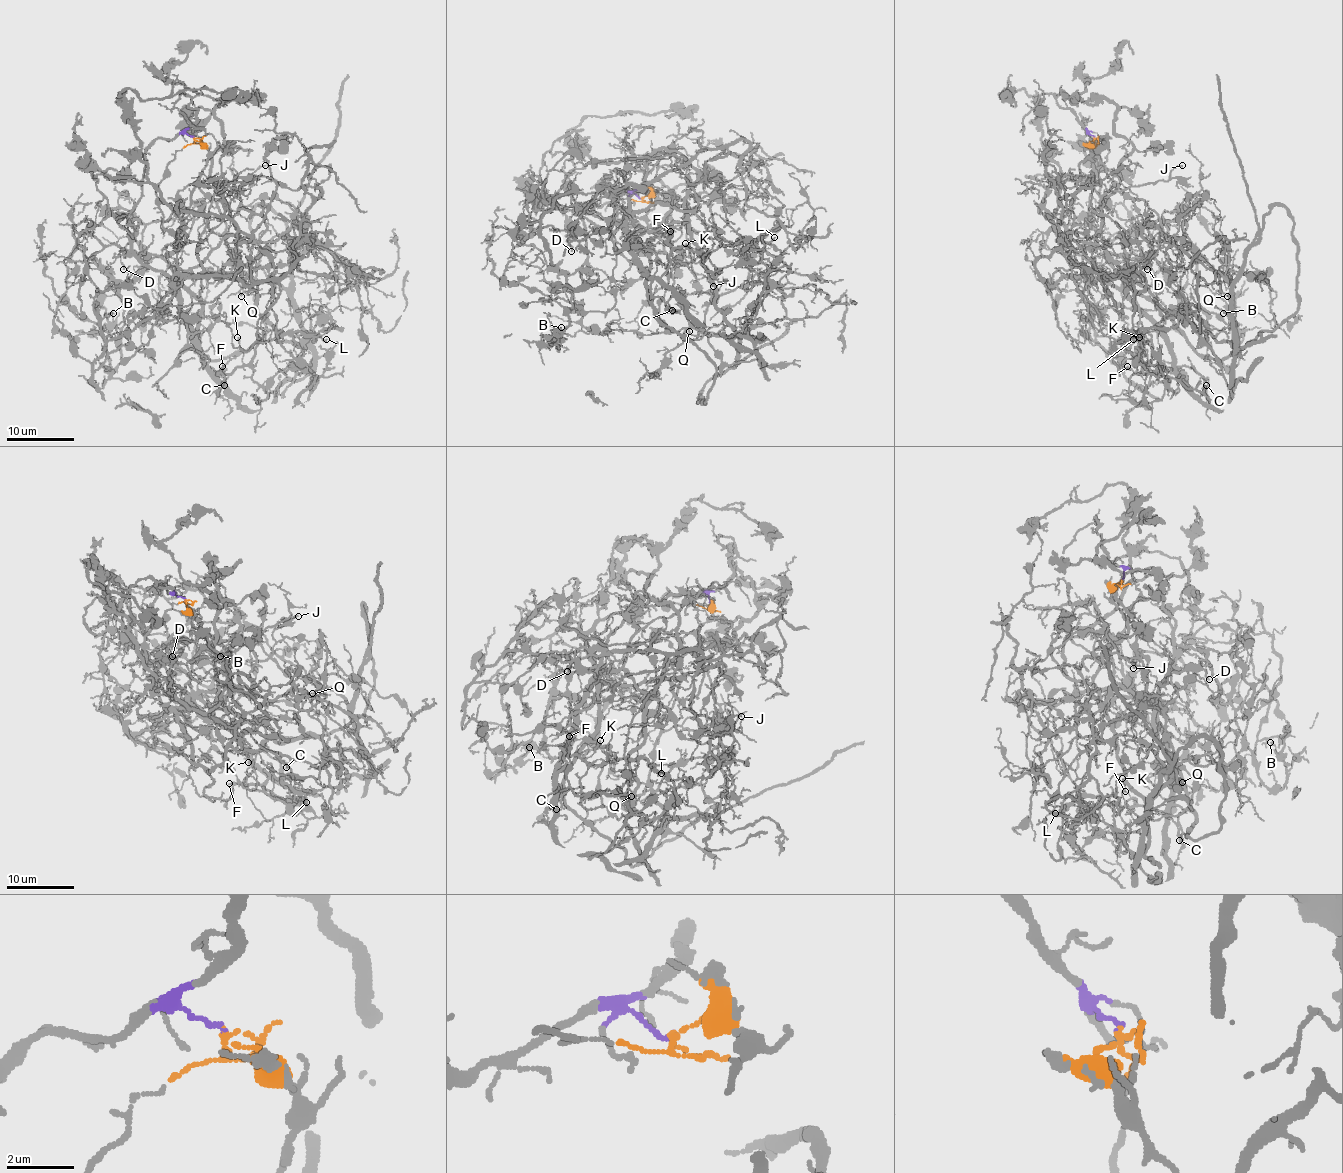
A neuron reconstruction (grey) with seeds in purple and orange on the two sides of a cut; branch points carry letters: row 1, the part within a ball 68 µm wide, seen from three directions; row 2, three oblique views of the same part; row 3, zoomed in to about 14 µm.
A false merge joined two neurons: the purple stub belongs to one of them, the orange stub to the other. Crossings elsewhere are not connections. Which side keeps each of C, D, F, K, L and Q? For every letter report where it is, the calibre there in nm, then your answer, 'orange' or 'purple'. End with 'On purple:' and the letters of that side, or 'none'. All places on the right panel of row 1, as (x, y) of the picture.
C: at (1206, 385); 140 nm thick; purple
D: at (1147, 269); 130 nm thick; purple
F: at (1127, 366); 110 nm thick; purple
K: at (1139, 337); 120 nm thick; purple
L: at (1133, 339); 190 nm thick; purple
Q: at (1227, 296); 120 nm thick; orange
On purple: C, D, F, K, L

